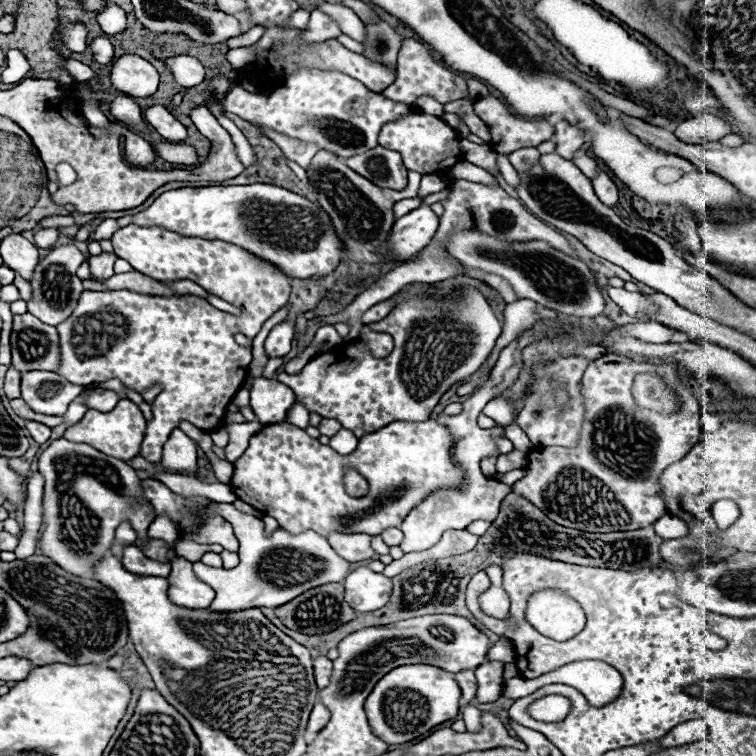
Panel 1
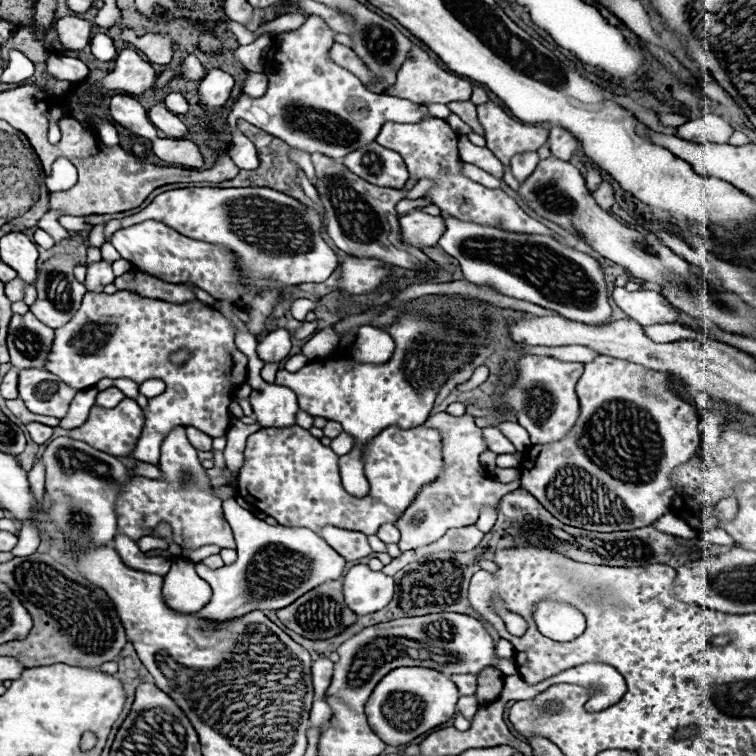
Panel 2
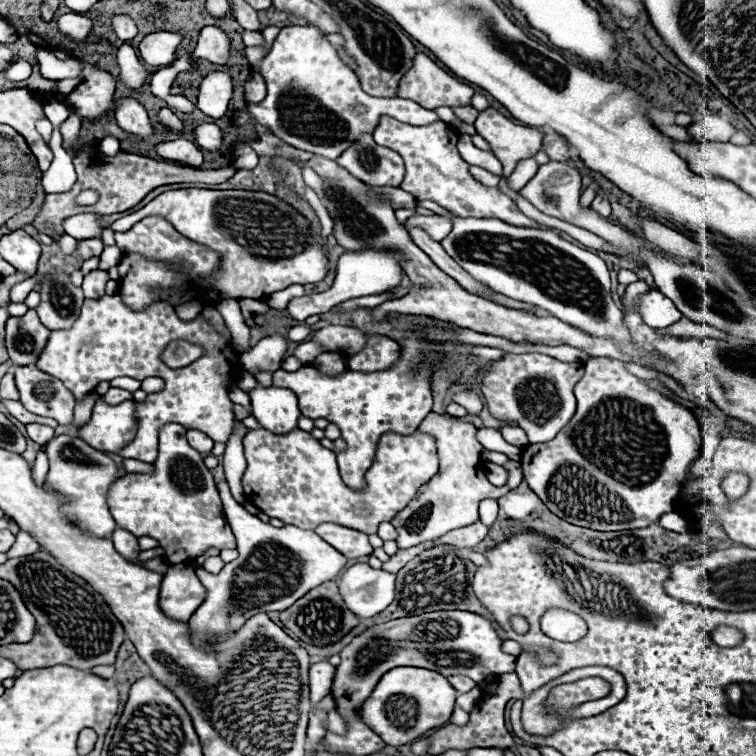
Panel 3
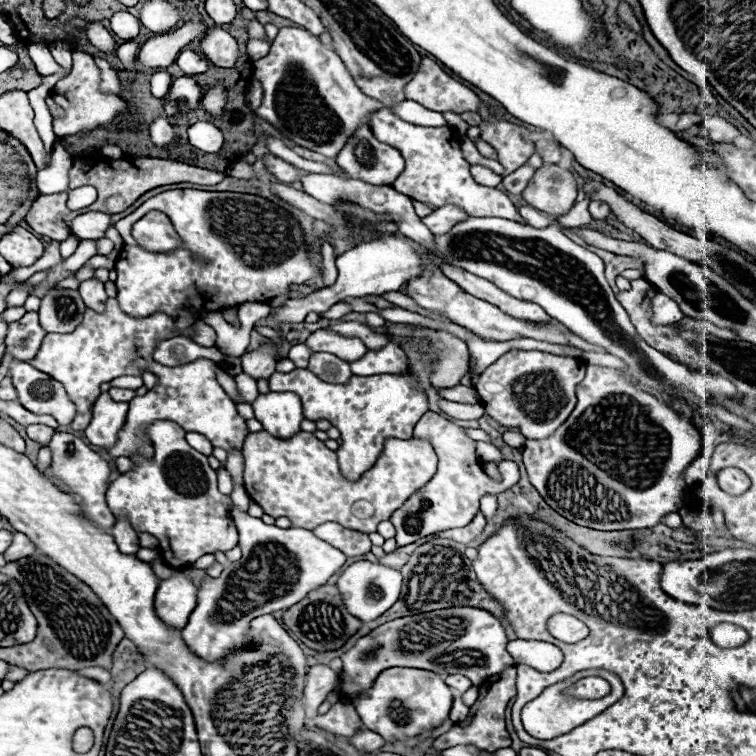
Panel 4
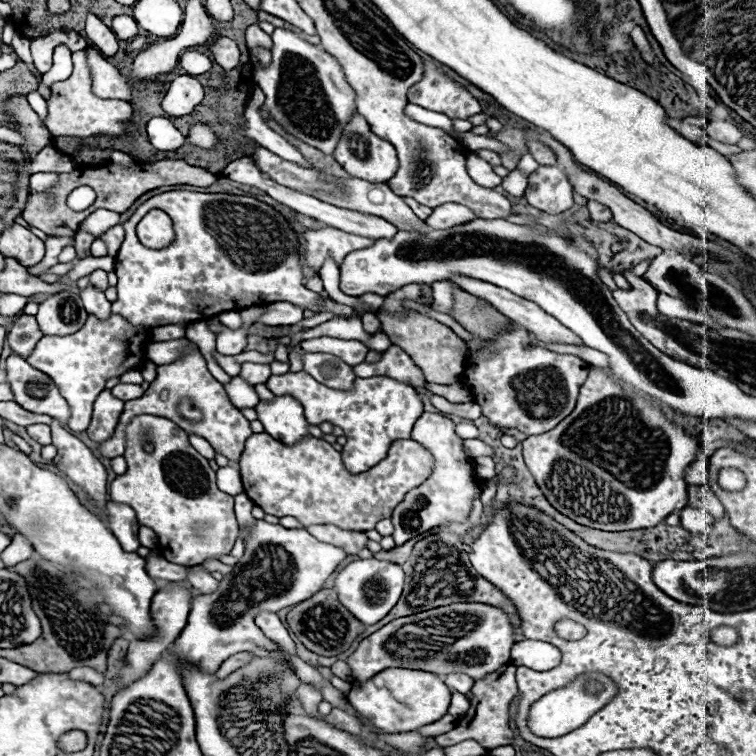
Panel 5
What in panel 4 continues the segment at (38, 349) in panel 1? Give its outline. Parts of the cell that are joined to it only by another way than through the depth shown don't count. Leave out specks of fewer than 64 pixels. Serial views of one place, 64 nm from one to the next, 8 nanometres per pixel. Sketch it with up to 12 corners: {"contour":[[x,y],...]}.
{"contour":[[38,314],[8,324],[6,348],[28,362],[46,332]]}

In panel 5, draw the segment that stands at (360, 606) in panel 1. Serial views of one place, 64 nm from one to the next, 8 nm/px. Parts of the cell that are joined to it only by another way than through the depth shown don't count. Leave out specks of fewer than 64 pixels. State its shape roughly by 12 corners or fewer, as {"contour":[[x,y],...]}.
{"contour":[[350,562],[334,580],[338,600],[366,626],[396,606],[402,566]]}

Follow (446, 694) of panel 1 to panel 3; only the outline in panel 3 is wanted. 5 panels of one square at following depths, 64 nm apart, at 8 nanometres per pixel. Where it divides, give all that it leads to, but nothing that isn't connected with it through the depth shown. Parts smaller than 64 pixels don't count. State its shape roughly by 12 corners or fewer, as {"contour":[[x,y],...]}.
{"contour":[[392,668],[358,714],[386,744],[452,716],[456,690],[426,668]]}

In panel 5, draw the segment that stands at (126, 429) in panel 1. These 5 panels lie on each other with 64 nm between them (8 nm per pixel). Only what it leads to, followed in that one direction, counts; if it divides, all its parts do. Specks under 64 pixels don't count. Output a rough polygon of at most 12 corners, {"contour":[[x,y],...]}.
{"contour":[[104,390],[94,402],[88,436],[104,442],[112,436],[124,402]]}

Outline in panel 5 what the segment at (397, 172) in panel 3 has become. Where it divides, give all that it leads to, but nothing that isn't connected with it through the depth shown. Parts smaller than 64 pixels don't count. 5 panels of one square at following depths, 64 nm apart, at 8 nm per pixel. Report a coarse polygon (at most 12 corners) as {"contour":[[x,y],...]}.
{"contour":[[362,114],[344,126],[334,158],[354,178],[388,182],[396,150]]}

